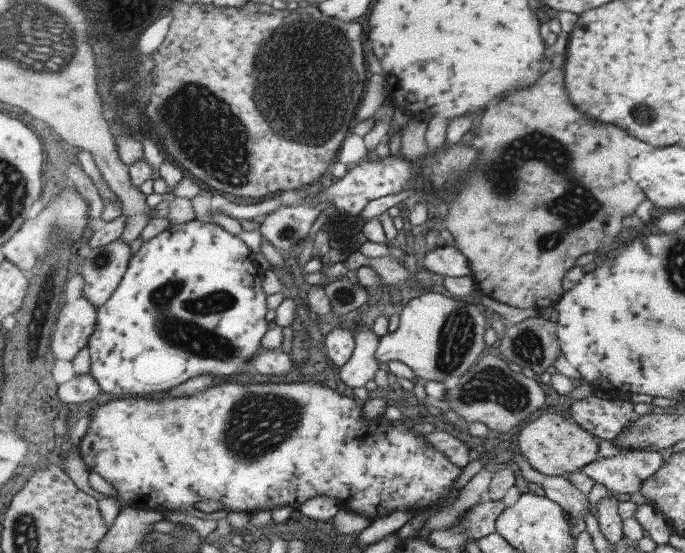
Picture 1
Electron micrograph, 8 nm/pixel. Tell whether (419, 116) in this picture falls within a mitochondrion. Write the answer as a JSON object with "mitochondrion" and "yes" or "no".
{"mitochondrion":"no"}

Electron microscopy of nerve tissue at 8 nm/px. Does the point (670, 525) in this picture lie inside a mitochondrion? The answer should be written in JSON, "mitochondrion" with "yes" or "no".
{"mitochondrion":"no"}

